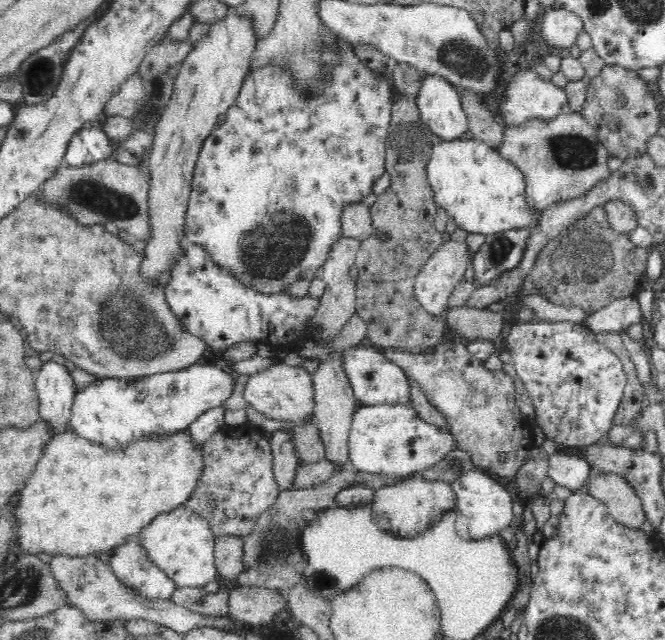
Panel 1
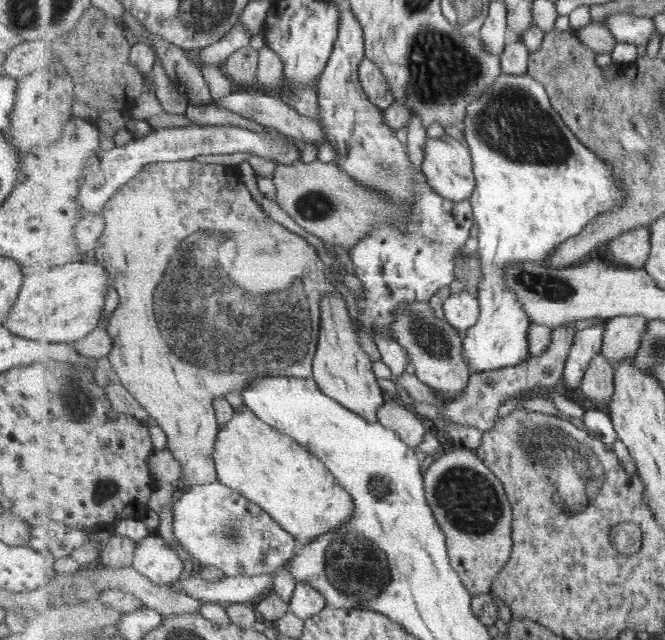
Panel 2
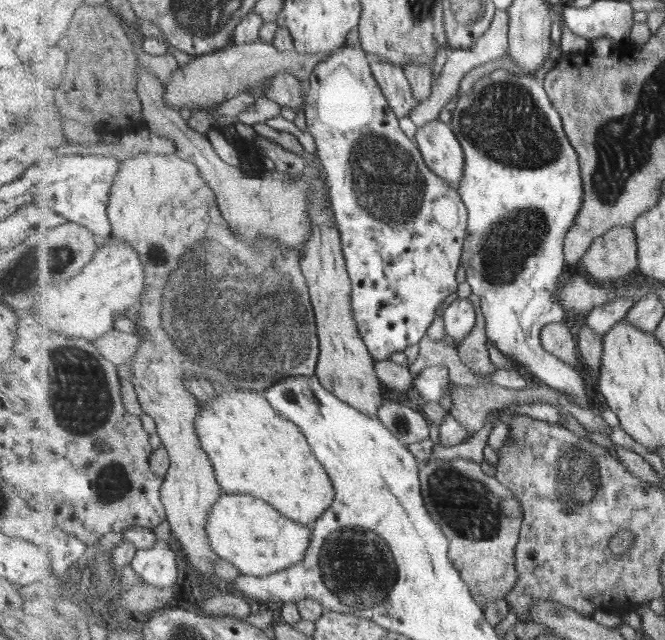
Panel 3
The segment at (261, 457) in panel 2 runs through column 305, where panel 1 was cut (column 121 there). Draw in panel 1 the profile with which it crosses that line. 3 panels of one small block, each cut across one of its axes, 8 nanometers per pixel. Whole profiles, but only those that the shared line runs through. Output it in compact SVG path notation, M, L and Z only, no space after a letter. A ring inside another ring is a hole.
M189 429L176 432L152 432L132 440L124 448L108 448L86 440L76 433L54 434L41 453L36 468L22 486L22 500L17 504L17 544L23 554L87 557L123 545L141 532L156 516L185 504L200 486L204 474L204 446L195 444Z

